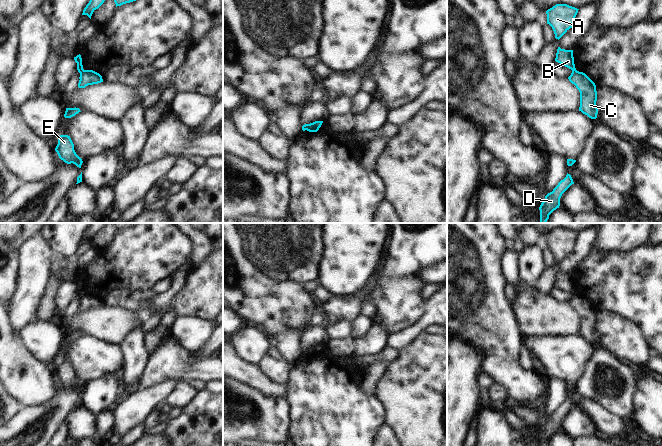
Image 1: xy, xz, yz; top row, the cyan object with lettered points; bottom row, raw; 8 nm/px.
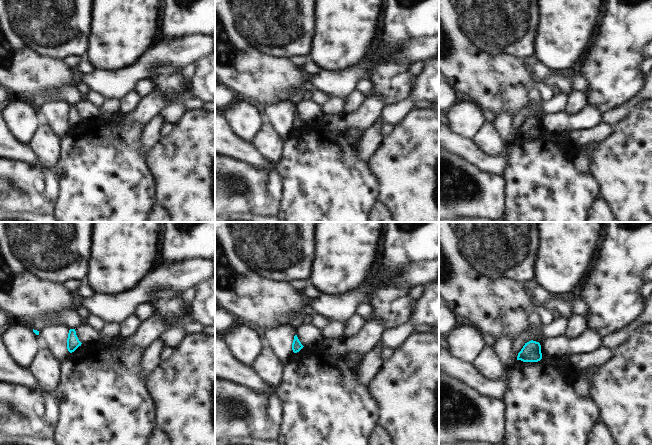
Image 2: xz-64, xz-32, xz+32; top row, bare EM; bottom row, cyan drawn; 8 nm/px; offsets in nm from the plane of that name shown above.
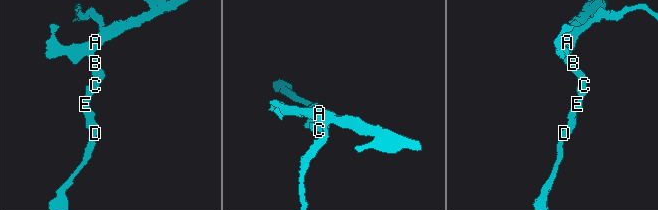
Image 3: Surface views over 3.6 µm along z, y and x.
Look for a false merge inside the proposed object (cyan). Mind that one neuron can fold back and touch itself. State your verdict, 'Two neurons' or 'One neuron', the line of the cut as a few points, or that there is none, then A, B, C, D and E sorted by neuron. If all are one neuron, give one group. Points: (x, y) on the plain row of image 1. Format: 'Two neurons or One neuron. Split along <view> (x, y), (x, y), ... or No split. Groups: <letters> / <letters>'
Two neurons. Split along xy (84, 294), (80, 297). Groups: A B / C D E.

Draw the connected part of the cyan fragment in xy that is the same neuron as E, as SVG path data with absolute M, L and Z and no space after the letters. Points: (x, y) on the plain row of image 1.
M68 359L58 360L58 368L55 372L59 382L67 388L75 388L81 392L83 387L82 383L76 378L74 368Z

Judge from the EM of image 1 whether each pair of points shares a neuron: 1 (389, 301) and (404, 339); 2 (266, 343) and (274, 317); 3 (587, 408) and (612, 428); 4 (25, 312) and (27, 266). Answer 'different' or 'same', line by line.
1: different
2: different
3: same
4: same

